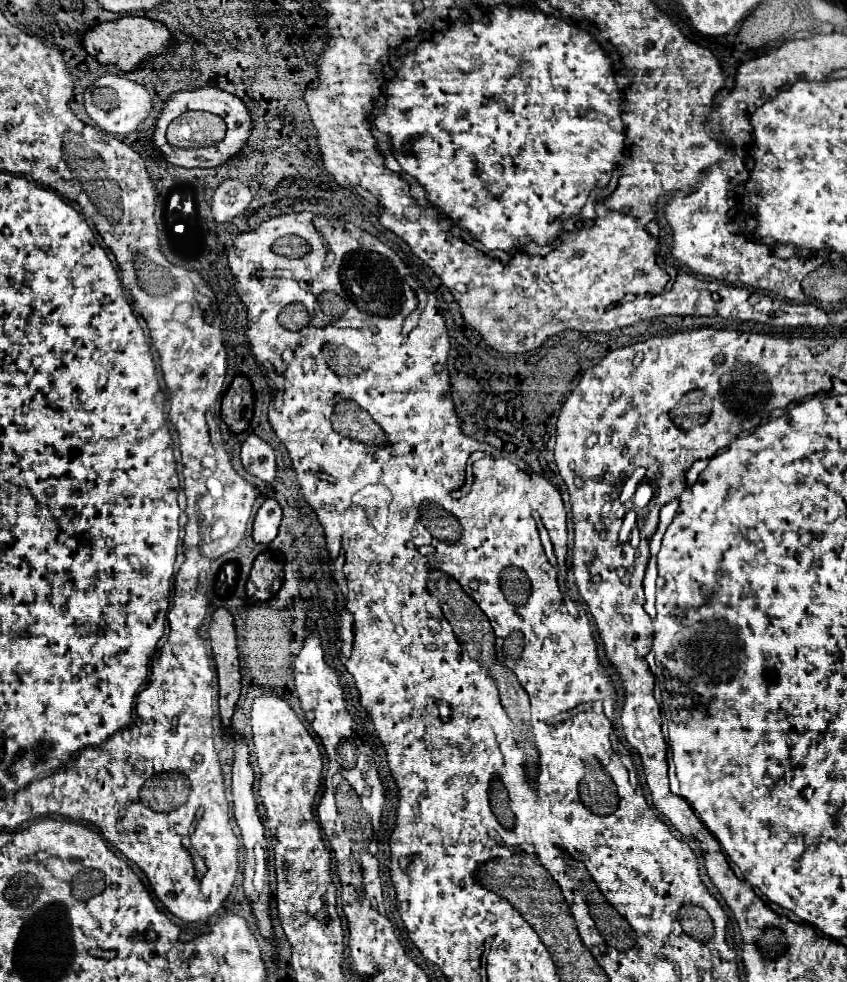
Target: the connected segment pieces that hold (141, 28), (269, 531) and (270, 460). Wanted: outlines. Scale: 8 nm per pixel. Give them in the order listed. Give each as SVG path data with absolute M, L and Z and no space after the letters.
M121 16L111 22L101 22L85 30L81 38L83 50L97 58L101 64L115 64L123 72L135 70L145 56L155 56L155 54L165 54L169 50L171 34L169 30L155 20L149 18L137 18L137 16Z
M265 500L259 508L253 524L253 540L257 544L271 544L277 536L277 528L281 522L281 506L275 500Z
M251 434L243 442L243 446L241 446L241 462L243 462L243 468L251 476L257 476L259 480L263 480L267 484L273 482L275 470L277 470L277 466L275 466L275 452L261 438Z

